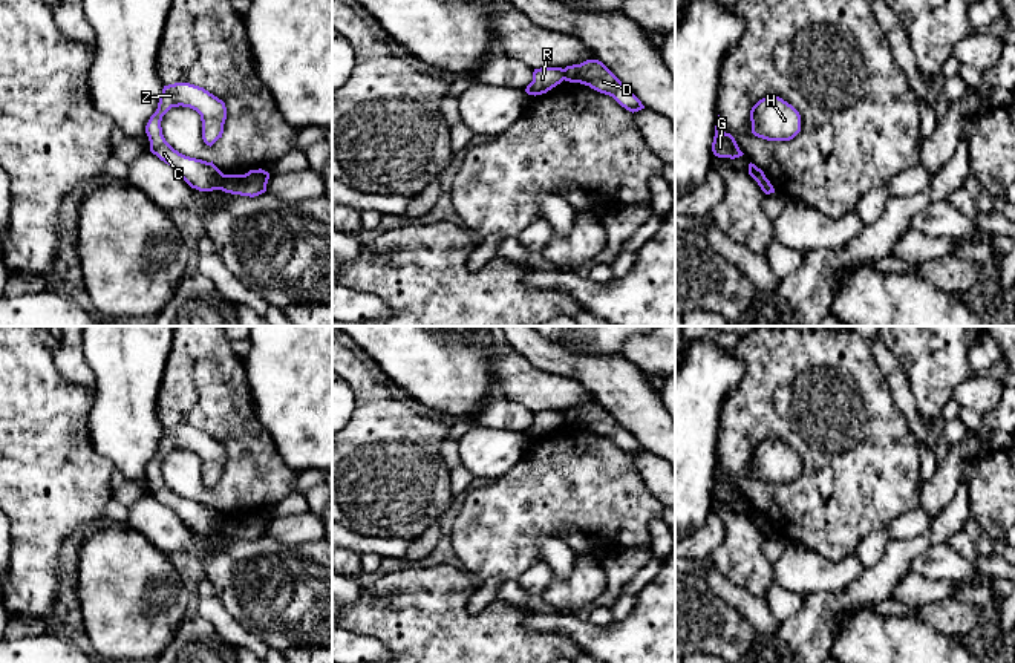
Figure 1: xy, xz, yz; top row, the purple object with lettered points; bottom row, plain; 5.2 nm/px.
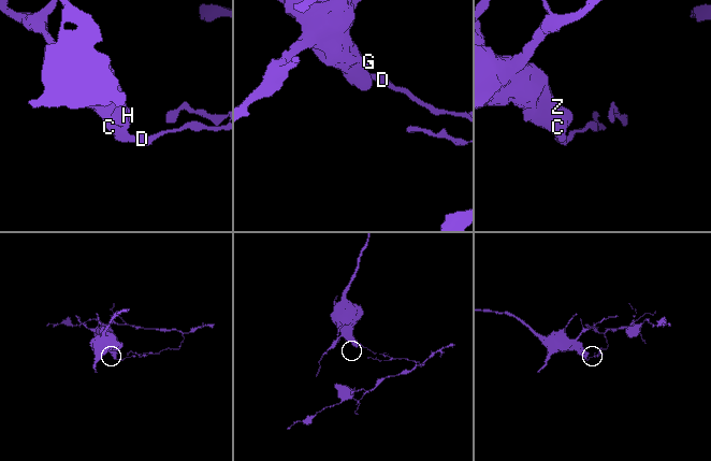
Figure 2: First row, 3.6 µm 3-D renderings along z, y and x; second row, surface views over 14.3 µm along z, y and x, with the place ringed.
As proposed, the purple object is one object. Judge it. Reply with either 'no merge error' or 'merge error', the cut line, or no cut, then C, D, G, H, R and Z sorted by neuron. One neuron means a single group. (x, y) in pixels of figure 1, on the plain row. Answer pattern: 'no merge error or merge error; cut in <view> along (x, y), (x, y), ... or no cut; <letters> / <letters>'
merge error; cut in xy along (224, 518), (219, 532); C G H R Z / D

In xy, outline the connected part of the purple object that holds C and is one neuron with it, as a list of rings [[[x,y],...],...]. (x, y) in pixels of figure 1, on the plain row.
[[[190,426],[164,429],[158,452],[150,459],[145,476],[150,484],[150,495],[175,511],[181,521],[199,534],[220,533],[224,516],[211,505],[185,499],[175,493],[164,481],[161,464],[171,450],[190,450],[201,458],[202,482],[213,488],[224,476],[227,450],[222,443]]]

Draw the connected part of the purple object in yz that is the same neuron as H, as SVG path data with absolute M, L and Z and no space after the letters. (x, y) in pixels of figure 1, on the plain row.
M765 439L750 453L752 476L767 484L790 484L801 475L799 455L779 439Z

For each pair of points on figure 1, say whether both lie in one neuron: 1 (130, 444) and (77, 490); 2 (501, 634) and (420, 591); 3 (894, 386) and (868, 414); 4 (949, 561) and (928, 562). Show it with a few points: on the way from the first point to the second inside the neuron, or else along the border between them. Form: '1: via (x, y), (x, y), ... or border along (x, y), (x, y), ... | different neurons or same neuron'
1: border along (89, 432), (92, 446), (115, 467) | different neurons
2: via (481, 634), (463, 634), (440, 611) | same neuron
3: border along (874, 357), (896, 408), (908, 421) | different neurons
4: via (945, 562), (933, 562) | same neuron

